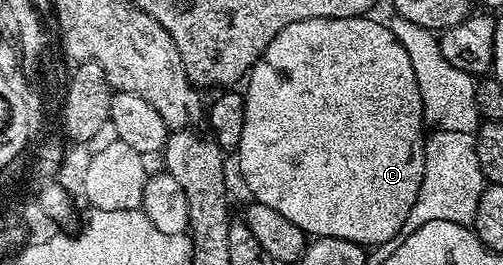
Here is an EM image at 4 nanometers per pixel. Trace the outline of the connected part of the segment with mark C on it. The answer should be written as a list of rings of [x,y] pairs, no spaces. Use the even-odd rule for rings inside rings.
[[[373,17],[304,19],[295,21],[295,25],[287,25],[287,29],[280,31],[271,41],[271,45],[267,45],[259,62],[253,66],[251,78],[248,80],[249,88],[244,88],[243,91],[245,120],[243,137],[235,152],[237,167],[253,194],[252,198],[263,205],[271,205],[271,209],[295,221],[295,225],[299,225],[299,229],[303,229],[306,236],[339,237],[355,241],[369,249],[379,243],[392,243],[401,235],[407,213],[411,213],[411,205],[415,205],[415,197],[419,197],[419,185],[423,181],[425,164],[427,124],[423,101],[419,97],[419,81],[415,81],[415,69],[411,69],[411,57],[407,57],[407,49],[403,49],[403,45],[394,35],[394,28],[376,23]]]

